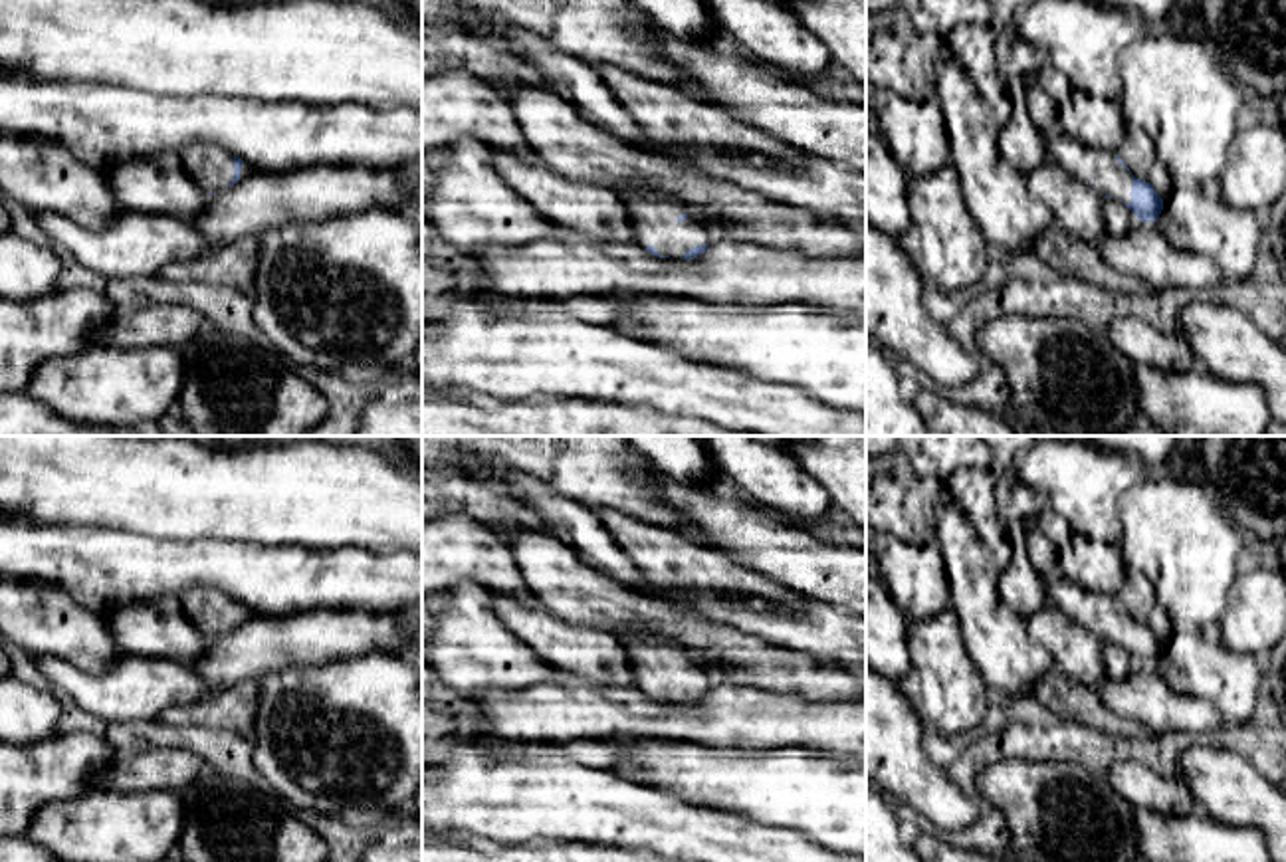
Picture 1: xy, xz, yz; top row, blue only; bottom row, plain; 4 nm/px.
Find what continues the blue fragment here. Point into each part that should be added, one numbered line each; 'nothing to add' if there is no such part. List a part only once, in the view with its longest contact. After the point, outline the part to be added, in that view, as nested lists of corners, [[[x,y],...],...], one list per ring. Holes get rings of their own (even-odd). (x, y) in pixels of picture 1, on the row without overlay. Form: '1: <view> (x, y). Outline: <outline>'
1: yz (1100, 613). Outline: [[[1054,573],[1048,577],[1048,602],[1084,628],[1092,628],[1102,640],[1131,646],[1131,618],[1118,606],[1116,596],[1082,589],[1076,581]]]

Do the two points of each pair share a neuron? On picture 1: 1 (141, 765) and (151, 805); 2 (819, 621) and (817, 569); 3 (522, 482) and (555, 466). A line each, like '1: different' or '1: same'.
1: different
2: different
3: different

